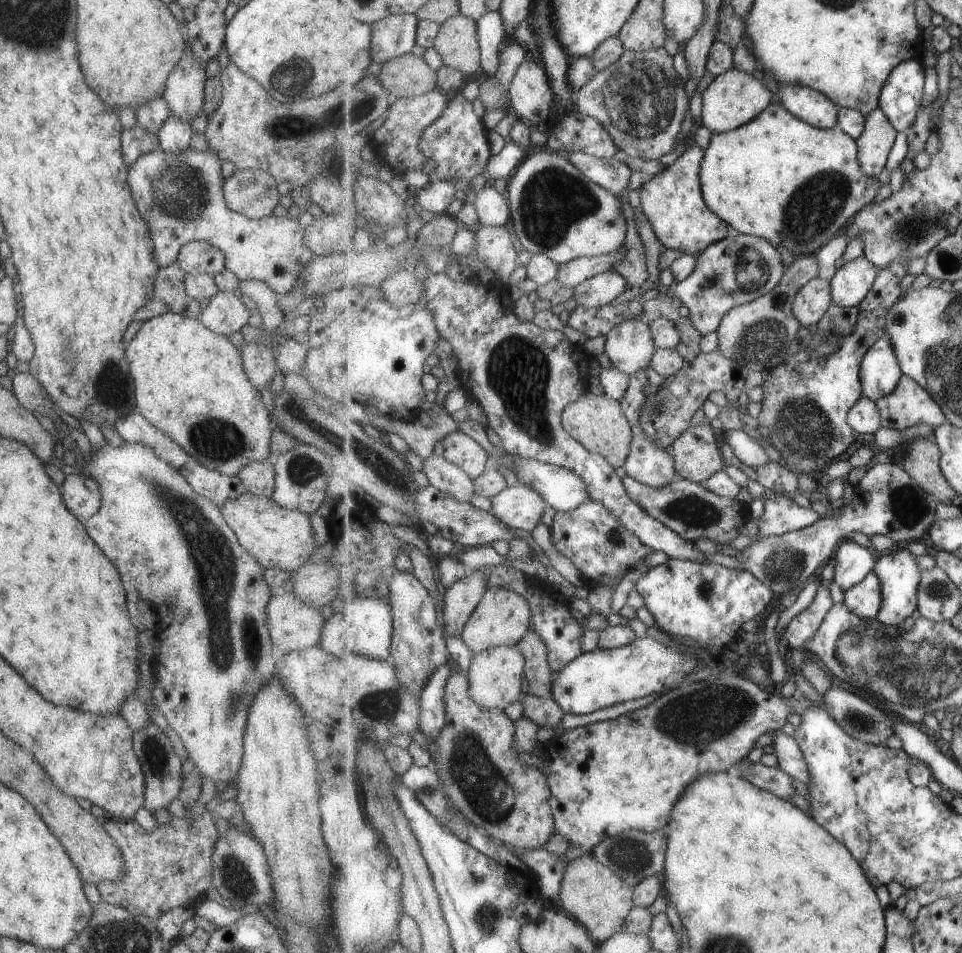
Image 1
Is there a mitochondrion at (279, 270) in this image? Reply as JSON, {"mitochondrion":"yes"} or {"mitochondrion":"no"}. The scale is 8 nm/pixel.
{"mitochondrion":"no"}

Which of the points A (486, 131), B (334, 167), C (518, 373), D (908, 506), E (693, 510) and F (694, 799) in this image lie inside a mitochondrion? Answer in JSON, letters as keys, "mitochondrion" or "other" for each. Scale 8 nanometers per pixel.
{"A":"other","B":"other","C":"mitochondrion","D":"mitochondrion","E":"mitochondrion","F":"other"}

